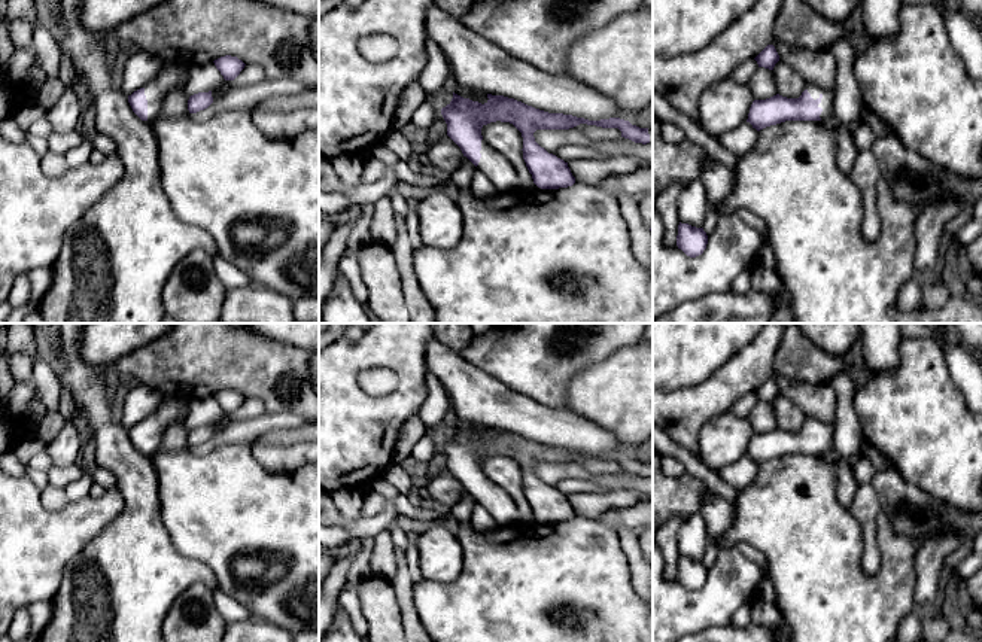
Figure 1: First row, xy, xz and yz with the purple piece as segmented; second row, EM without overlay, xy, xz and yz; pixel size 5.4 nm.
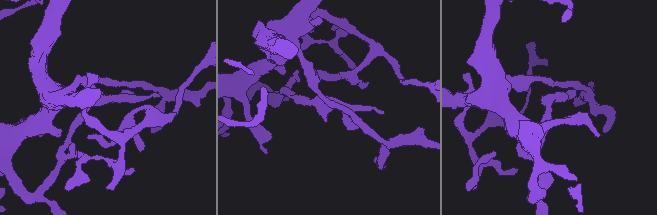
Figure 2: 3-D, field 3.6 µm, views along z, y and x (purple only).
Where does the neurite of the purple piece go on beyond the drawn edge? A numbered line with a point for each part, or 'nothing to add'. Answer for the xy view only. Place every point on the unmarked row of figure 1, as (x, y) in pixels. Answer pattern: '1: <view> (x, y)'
1: xy (170, 410)

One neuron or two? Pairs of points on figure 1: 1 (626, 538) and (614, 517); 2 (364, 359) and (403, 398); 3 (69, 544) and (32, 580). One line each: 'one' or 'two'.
1: two
2: one
3: one

